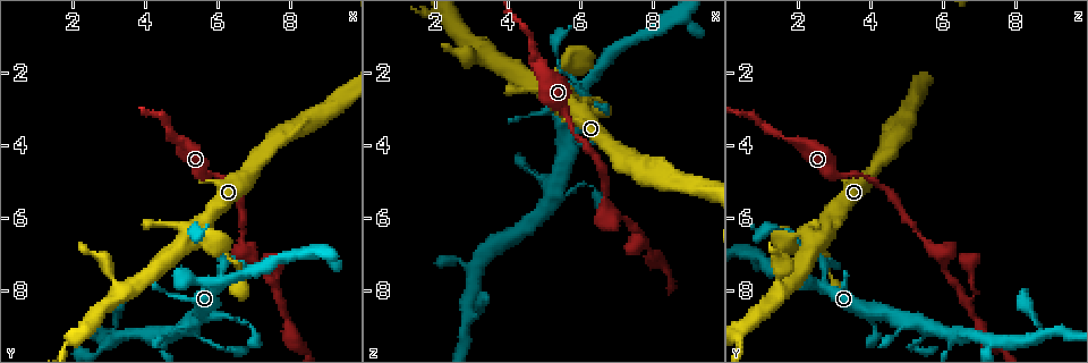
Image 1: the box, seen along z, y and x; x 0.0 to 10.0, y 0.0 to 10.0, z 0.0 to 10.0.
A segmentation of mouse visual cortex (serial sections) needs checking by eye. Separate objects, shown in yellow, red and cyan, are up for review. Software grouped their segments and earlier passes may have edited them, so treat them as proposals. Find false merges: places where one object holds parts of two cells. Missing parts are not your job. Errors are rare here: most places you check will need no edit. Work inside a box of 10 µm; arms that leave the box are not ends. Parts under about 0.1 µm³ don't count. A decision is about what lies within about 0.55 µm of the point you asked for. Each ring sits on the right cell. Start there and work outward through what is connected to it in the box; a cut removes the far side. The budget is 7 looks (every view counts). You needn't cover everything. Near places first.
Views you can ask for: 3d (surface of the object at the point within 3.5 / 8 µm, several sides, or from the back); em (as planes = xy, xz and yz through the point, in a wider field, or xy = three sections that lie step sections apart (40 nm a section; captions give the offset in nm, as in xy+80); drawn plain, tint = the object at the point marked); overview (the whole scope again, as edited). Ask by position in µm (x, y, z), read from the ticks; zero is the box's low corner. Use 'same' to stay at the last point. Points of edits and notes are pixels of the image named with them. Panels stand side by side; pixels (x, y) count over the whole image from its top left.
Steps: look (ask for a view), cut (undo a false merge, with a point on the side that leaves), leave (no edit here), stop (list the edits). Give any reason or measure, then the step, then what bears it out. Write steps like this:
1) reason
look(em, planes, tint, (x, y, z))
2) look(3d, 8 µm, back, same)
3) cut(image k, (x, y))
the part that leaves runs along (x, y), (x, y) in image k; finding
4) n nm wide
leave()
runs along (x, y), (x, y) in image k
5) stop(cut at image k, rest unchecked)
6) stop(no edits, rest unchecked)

two arms in line, one across
look(3d, 8 µm, (4.50, 9.25, 6.30))

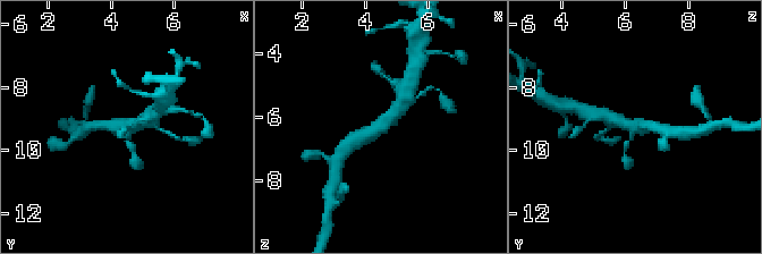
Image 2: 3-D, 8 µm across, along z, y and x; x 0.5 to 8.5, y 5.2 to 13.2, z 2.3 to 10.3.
zoom in
look(3d, 3.5 µm, back, same)

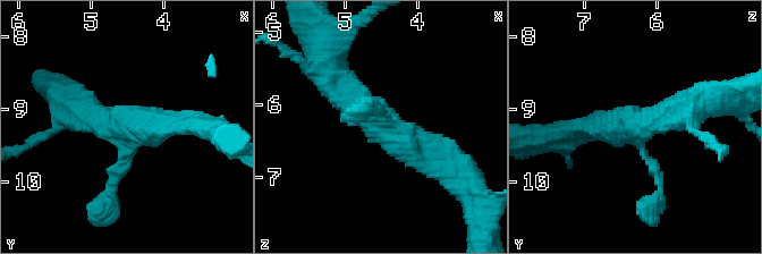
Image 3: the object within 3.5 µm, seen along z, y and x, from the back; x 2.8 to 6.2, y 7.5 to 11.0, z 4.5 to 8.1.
3 arms; arms of 150, 400, 400 nm
look(em, planes, tint, (4.50, 9.20, 6.30))

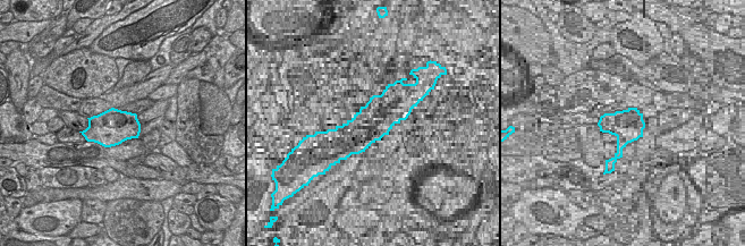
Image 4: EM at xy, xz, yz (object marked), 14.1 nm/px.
500 nm wide
leave()
runs along (326, 74), (388, 133), (451, 164) in image 3; continuous, no second cell

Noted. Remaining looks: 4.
three-way junction
look(3d, 3.5 µm, back, (6.10, 7.45, 2.75))

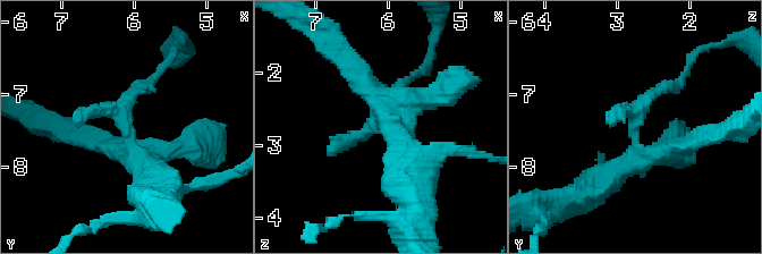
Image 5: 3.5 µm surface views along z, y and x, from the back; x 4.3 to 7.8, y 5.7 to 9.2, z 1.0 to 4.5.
now the EM
look(em, planes, tint, (6.10, 7.45, 2.70))

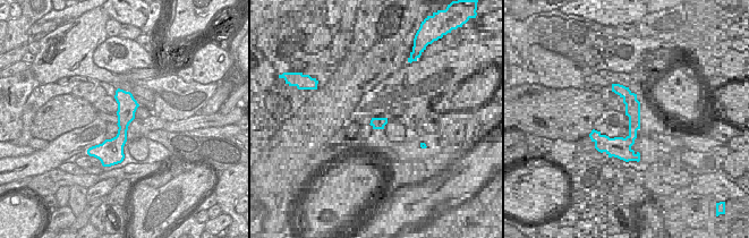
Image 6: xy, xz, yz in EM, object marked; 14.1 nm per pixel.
leave()
runs along (120, 92), (124, 122), (119, 155) in image 6; all the same cell

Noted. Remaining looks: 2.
sharp bend
look(3d, 3.5 µm, (7.70, 8.25, 6.60))

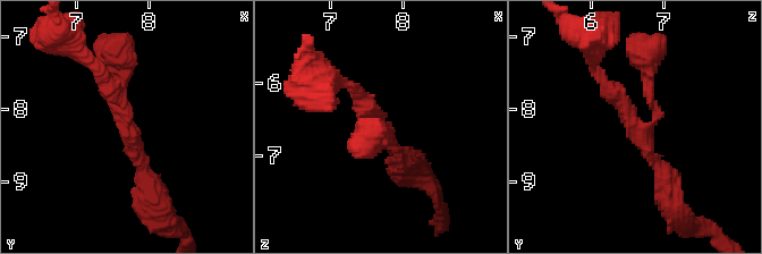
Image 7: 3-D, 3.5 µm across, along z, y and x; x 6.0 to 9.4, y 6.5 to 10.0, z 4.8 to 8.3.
3 arms; arms of 150, 200, 200 nm; shape alone is not enough
look(em, xy, step 3, tint, (7.70, 8.25, 6.65))

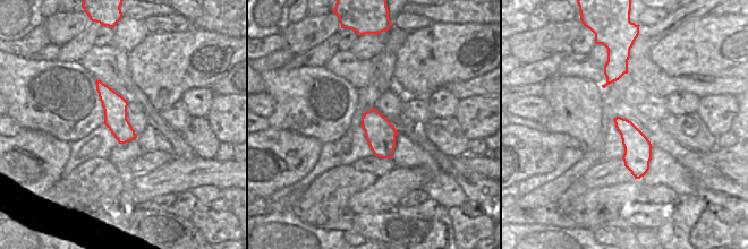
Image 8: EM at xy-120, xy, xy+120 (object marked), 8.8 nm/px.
leave()
runs along (595, 69), (662, 167), (668, 192) in image 7; continuous, no second cell

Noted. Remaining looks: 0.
stop(no edits, rest unchecked)

